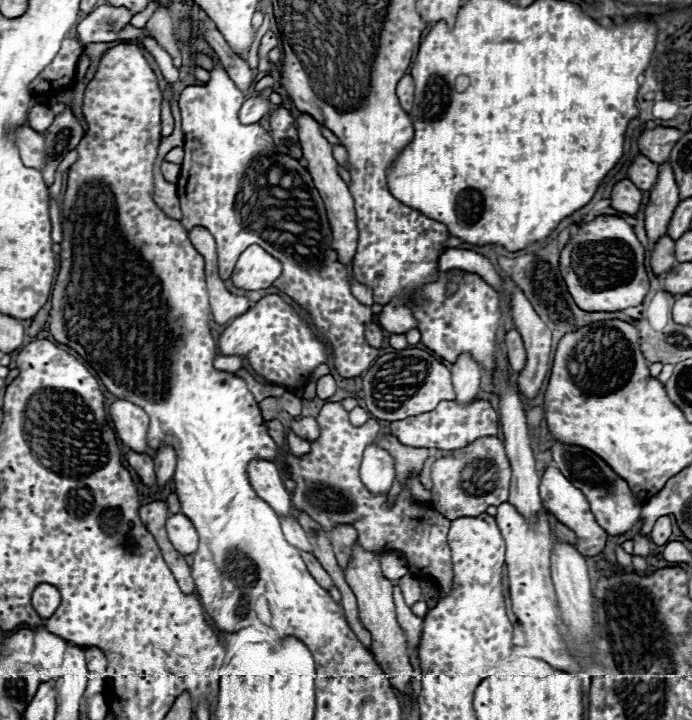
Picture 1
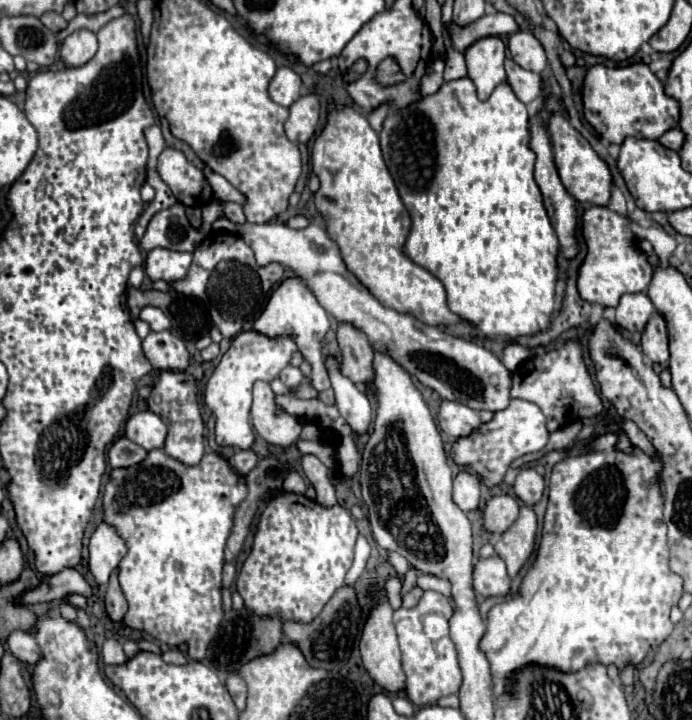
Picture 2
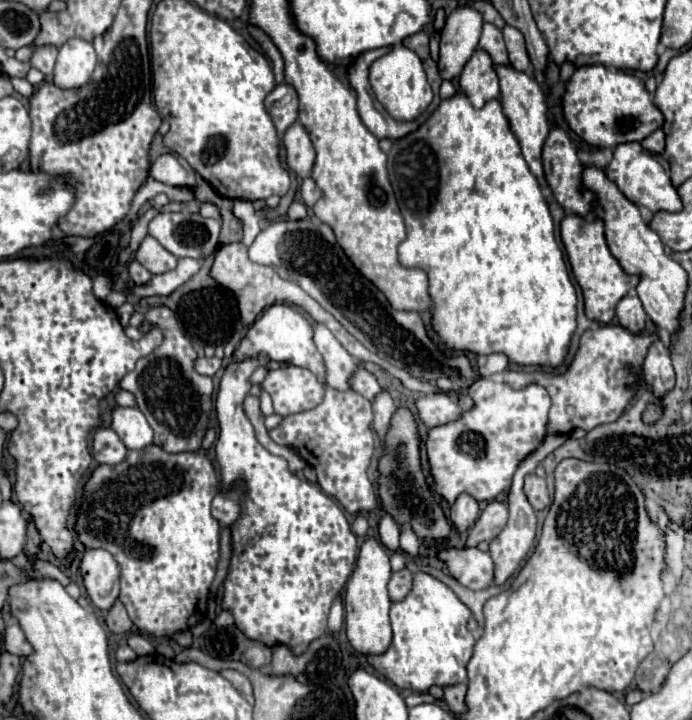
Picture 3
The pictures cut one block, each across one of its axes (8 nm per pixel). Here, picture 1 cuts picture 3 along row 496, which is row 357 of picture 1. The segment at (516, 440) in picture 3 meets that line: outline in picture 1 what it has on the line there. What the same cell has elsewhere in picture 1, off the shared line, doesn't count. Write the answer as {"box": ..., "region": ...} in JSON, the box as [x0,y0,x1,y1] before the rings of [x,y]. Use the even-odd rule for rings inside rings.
{"box":[412,274,500,372],"region":[[[466,274],[458,280],[458,290],[452,296],[446,296],[446,282],[438,280],[434,284],[426,284],[412,306],[412,312],[418,320],[418,330],[422,334],[422,342],[434,350],[440,358],[448,362],[456,362],[462,352],[474,356],[478,364],[486,368],[486,372],[494,372],[496,368],[496,330],[500,322],[500,300],[498,292],[488,286],[480,276]]]}

